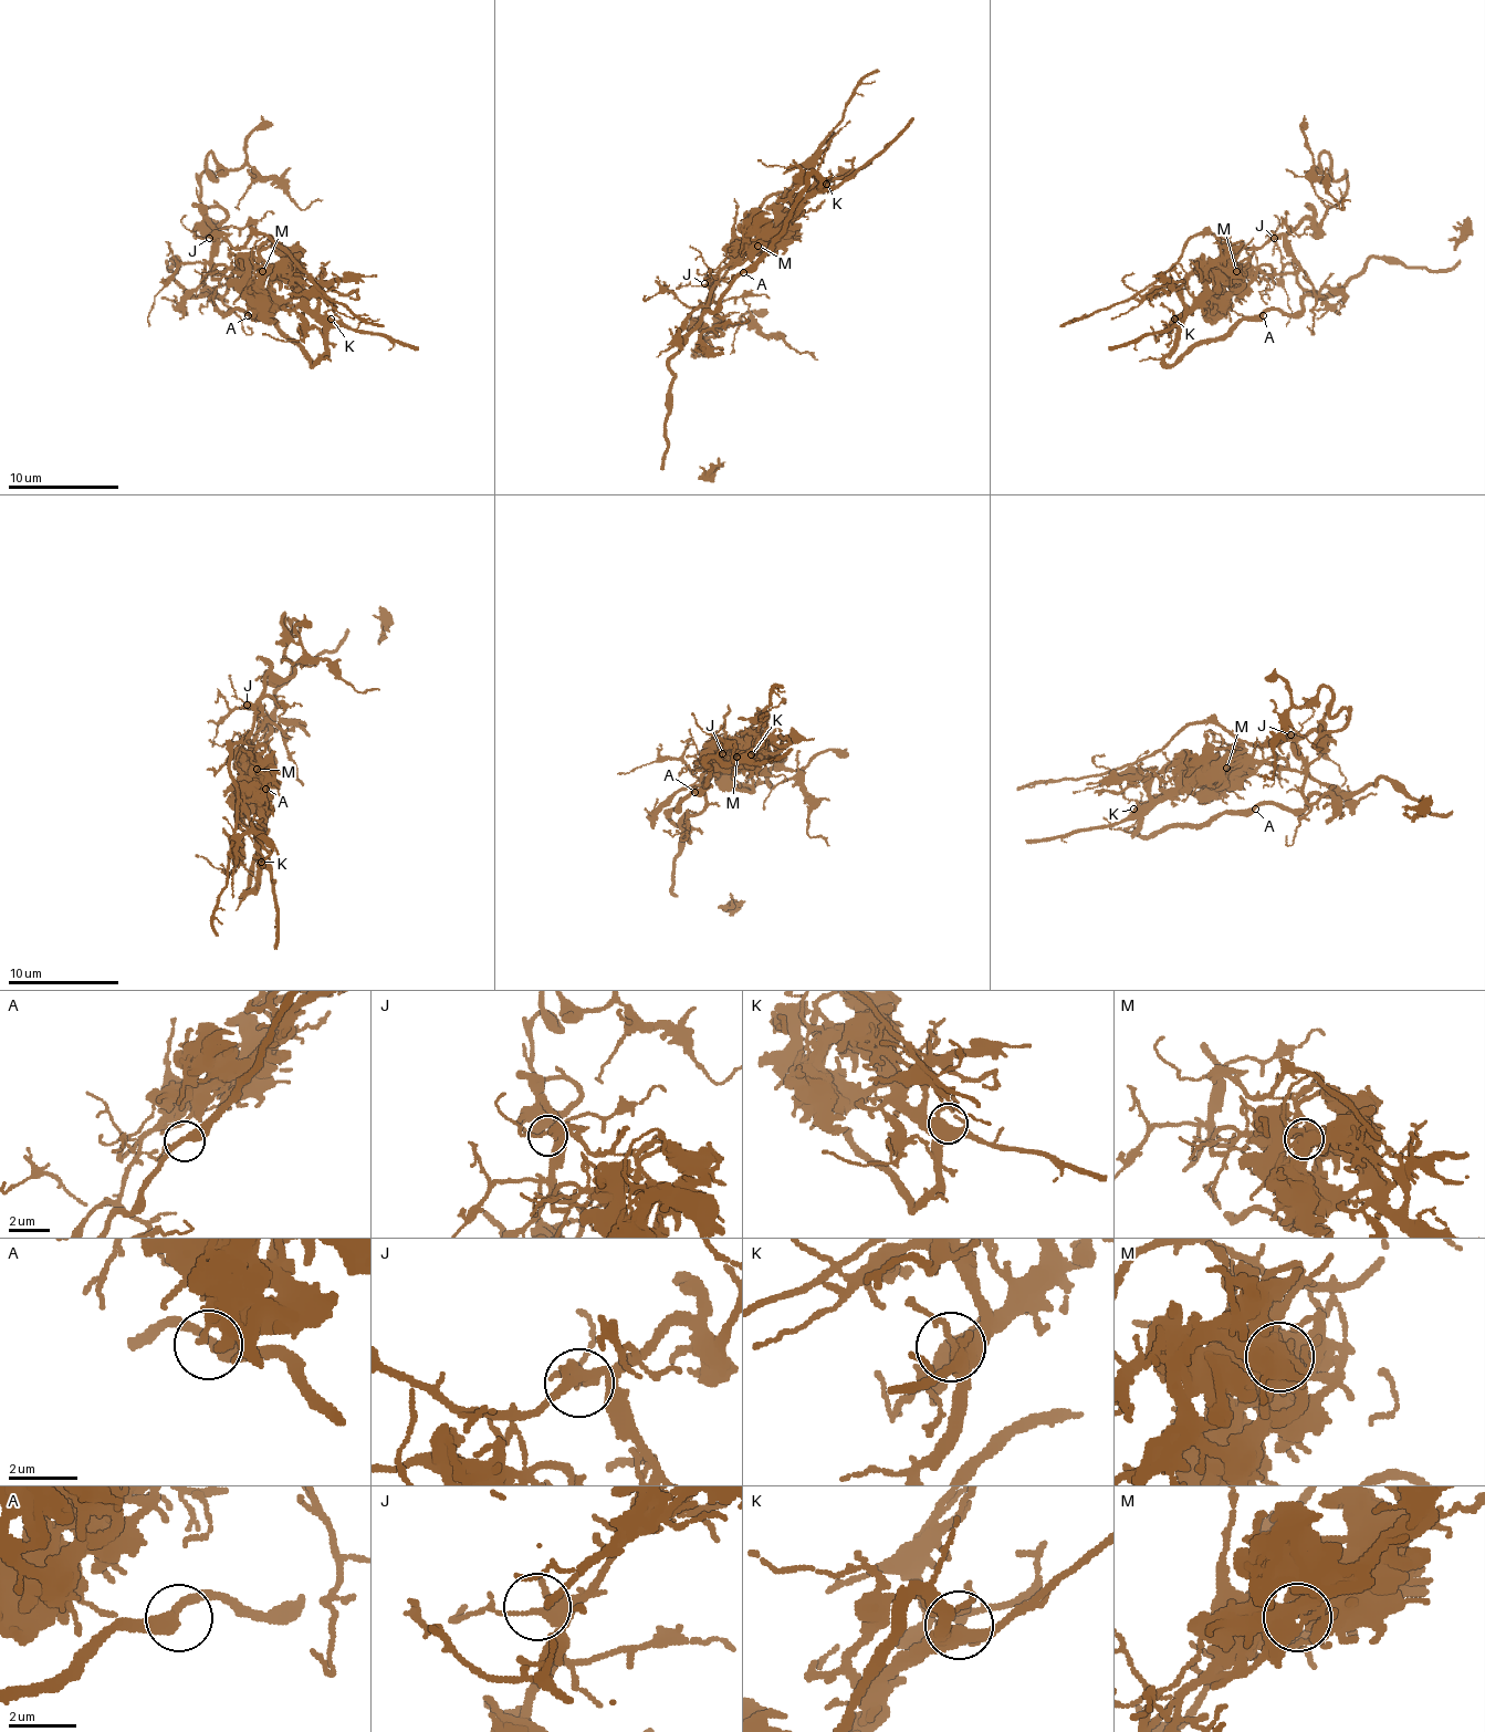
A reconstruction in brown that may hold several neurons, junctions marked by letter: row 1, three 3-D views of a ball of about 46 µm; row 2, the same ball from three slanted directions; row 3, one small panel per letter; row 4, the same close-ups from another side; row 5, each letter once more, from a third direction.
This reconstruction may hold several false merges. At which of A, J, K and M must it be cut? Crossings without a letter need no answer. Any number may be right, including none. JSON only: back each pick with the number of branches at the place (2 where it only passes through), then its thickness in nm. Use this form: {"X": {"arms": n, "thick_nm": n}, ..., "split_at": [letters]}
{"M": {"arms": 4, "thick_nm": 500}, "split_at": ["M"]}

